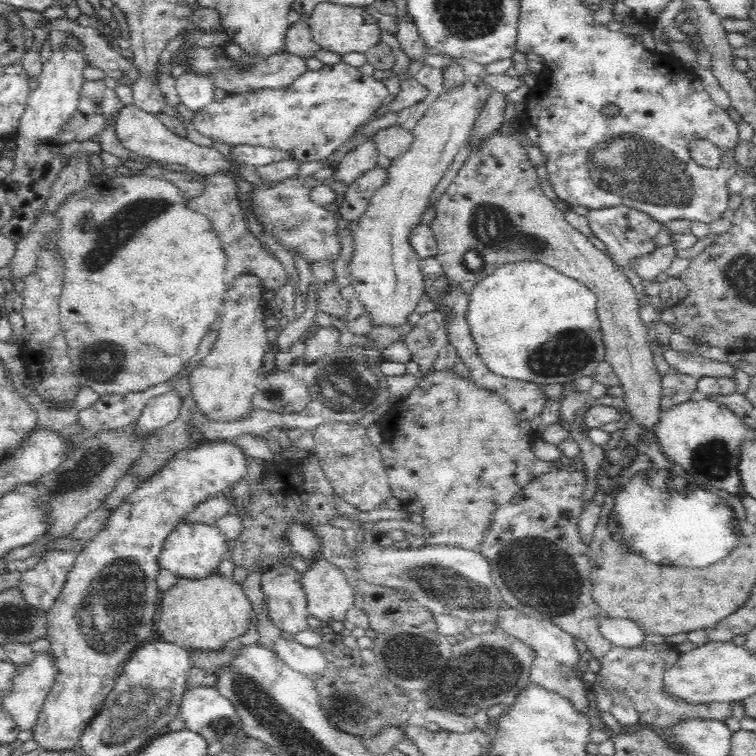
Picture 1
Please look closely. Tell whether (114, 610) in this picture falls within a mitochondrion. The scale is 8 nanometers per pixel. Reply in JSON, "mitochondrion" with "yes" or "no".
{"mitochondrion":"yes"}

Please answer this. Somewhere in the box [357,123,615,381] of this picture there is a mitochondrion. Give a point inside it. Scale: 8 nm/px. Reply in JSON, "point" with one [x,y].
{"point":[491,233]}

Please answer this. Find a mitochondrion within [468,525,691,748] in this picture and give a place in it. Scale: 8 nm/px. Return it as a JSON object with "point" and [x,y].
{"point":[536,572]}

